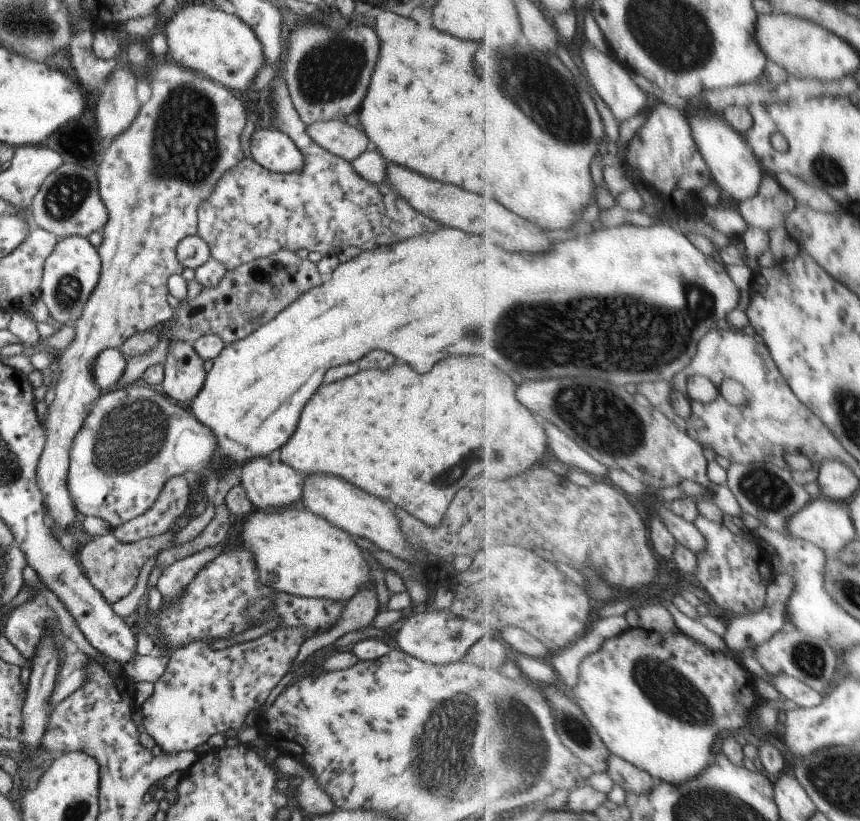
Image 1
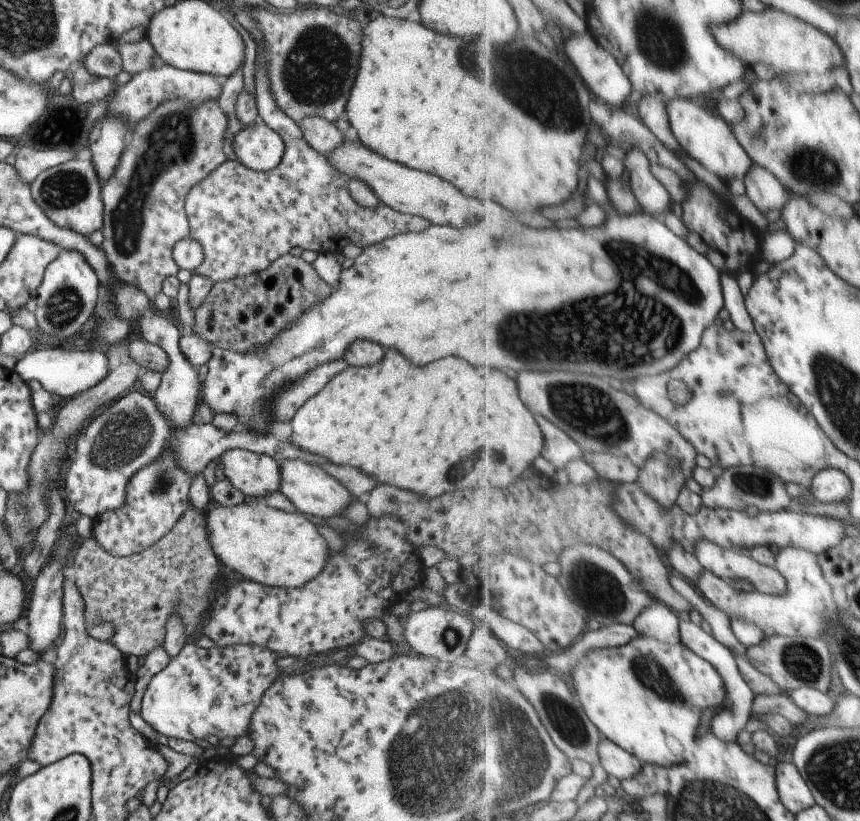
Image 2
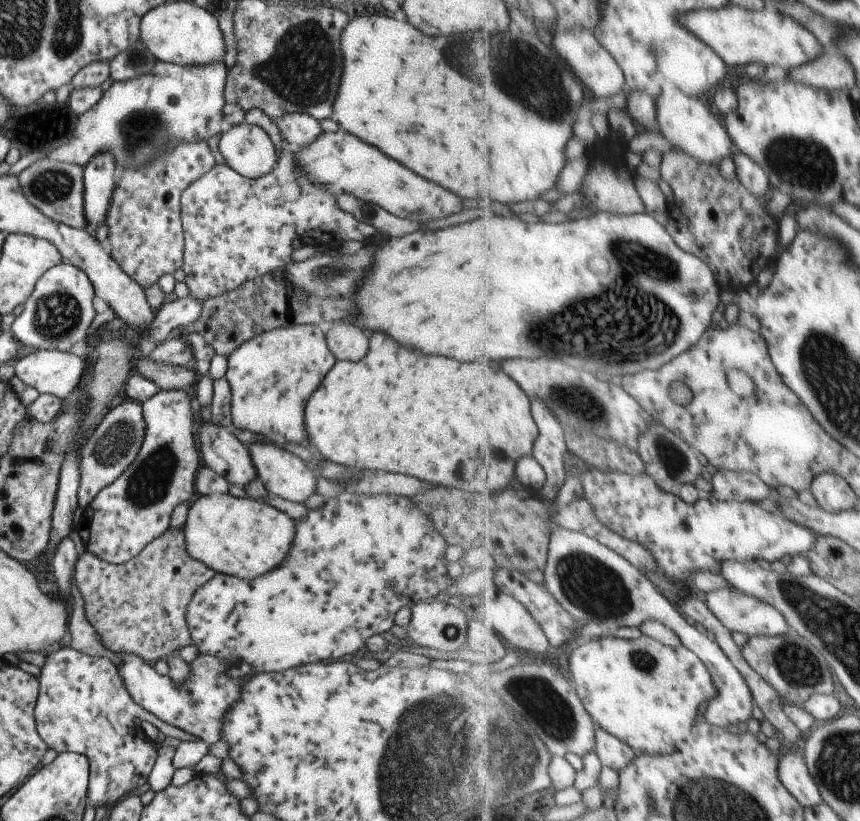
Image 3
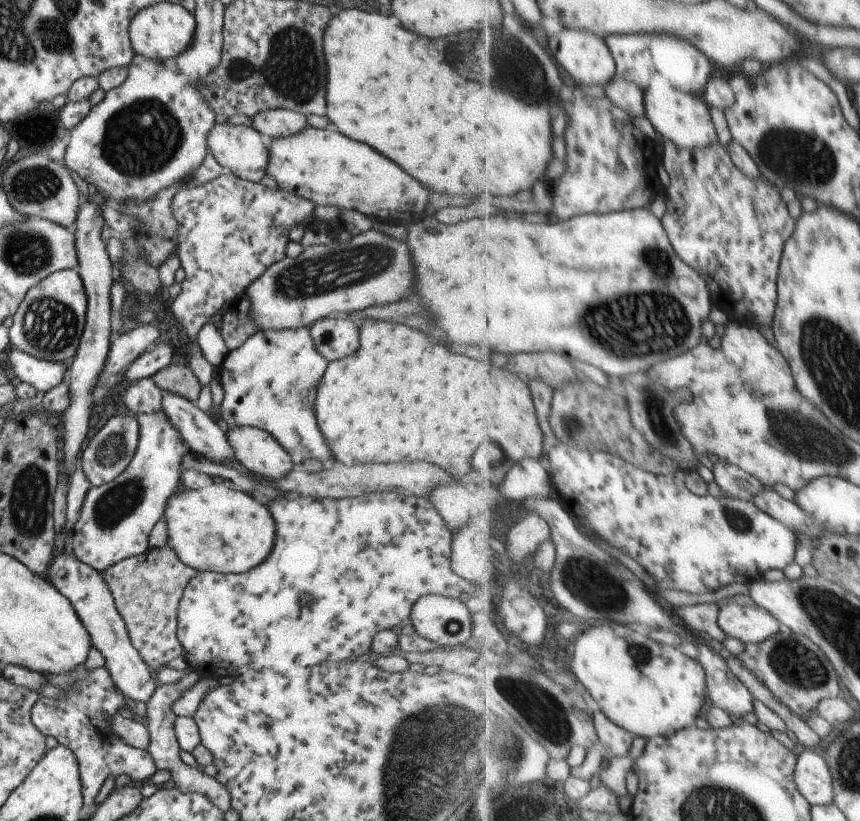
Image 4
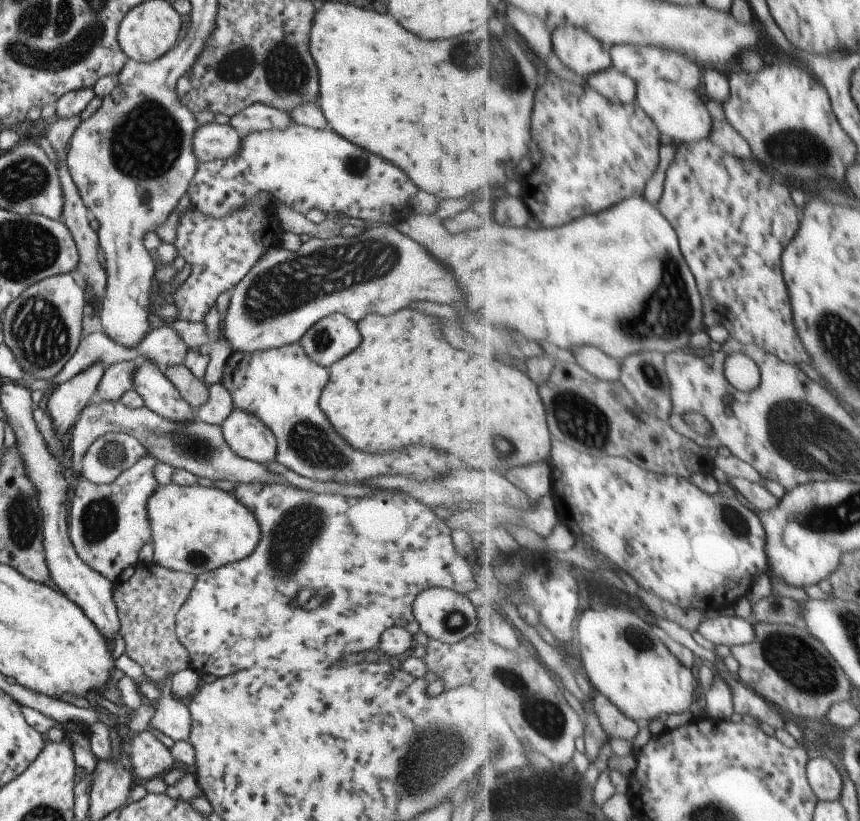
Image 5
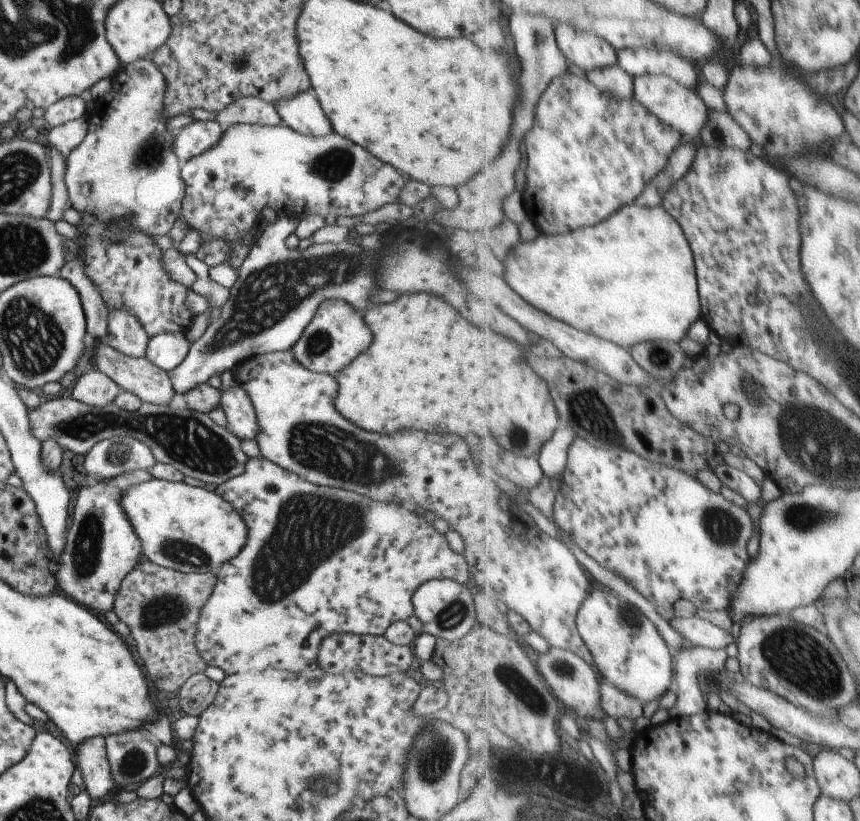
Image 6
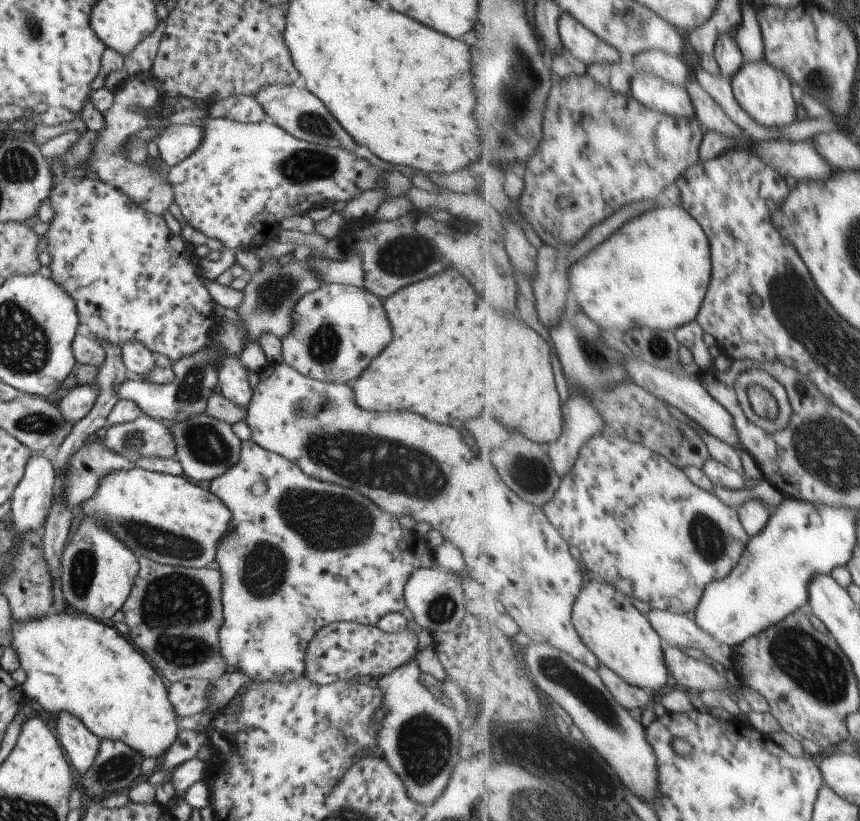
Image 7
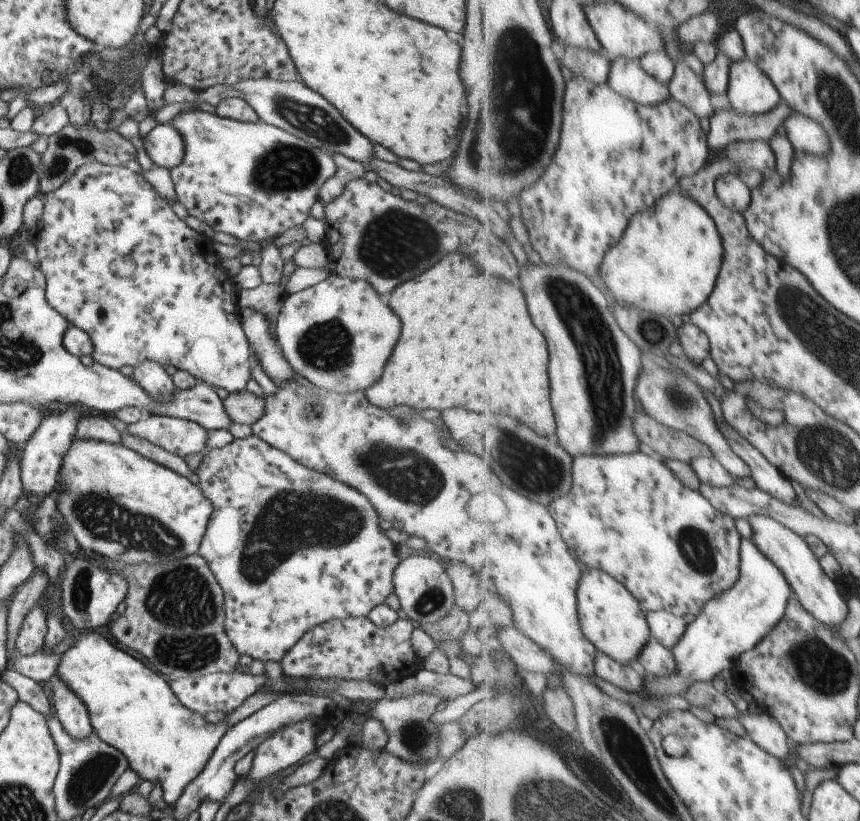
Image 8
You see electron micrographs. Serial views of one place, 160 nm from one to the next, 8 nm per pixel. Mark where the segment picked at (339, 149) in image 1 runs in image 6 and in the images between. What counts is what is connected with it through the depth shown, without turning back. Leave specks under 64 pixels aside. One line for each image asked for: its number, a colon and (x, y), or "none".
2: (319, 134)
3: (297, 129)
4: (278, 122)
5: (256, 117)
6: (251, 110)

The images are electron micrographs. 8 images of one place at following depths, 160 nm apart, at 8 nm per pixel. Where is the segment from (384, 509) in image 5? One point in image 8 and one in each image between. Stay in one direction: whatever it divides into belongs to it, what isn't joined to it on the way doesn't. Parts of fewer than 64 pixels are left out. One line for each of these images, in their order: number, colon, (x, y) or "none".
6: (360, 561)
7: (300, 553)
8: (264, 504)

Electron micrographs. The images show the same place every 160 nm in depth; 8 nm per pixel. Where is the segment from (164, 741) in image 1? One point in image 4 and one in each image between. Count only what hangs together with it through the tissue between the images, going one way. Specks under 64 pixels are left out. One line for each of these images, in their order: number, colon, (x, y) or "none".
2: (201, 692)
3: (196, 706)
4: (82, 586)

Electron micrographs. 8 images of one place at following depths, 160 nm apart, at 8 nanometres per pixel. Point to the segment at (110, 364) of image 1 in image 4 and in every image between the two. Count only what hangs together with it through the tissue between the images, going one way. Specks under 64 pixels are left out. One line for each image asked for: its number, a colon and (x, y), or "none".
2: (61, 371)
3: (57, 373)
4: (41, 374)

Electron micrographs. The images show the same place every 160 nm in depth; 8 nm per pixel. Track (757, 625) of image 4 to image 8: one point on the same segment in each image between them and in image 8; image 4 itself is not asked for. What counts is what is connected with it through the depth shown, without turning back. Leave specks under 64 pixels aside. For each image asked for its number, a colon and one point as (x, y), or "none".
5: (724, 628)
6: (700, 632)
7: (681, 631)
8: (668, 628)

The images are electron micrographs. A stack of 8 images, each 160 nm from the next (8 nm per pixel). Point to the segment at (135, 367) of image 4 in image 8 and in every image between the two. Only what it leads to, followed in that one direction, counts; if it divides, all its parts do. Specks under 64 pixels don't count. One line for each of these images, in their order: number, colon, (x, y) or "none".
5: (116, 378)
6: (93, 388)
7: (75, 404)
8: (40, 460)

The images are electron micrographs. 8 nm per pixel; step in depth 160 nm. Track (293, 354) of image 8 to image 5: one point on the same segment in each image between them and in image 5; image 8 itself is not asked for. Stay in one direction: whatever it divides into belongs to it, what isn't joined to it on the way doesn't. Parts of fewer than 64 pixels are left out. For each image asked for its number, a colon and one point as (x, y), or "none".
5: (332, 337)
6: (336, 334)
7: (336, 329)

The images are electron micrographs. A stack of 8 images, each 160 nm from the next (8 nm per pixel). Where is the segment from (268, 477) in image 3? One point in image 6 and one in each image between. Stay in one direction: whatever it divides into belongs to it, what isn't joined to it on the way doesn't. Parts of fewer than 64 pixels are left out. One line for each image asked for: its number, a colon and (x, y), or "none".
4: (256, 451)
5: (243, 432)
6: (241, 420)

